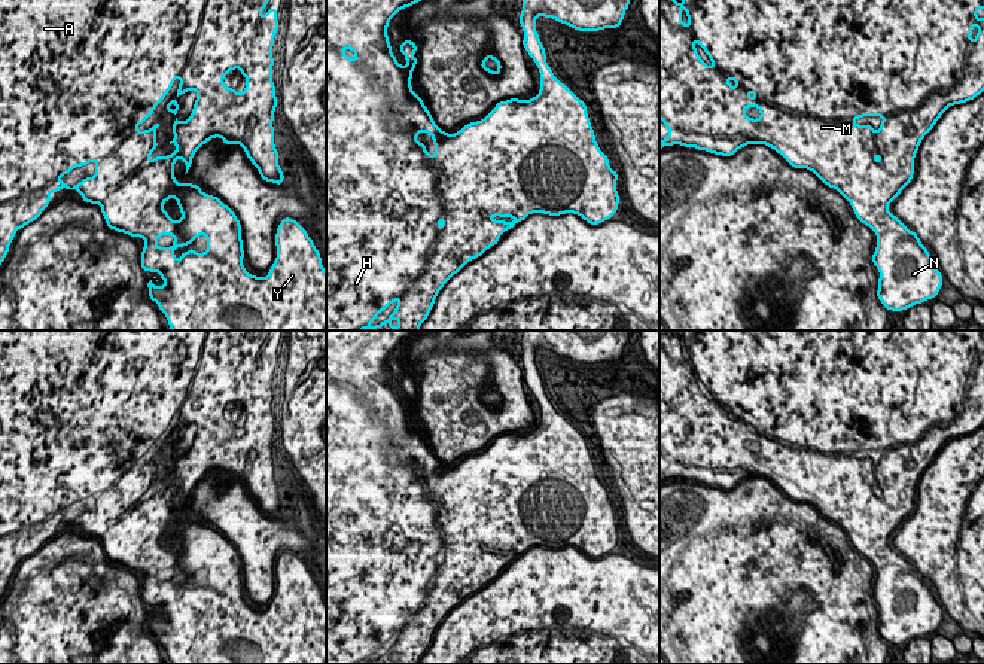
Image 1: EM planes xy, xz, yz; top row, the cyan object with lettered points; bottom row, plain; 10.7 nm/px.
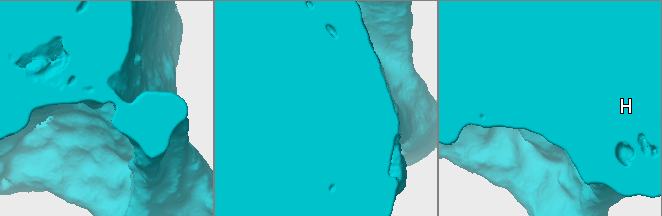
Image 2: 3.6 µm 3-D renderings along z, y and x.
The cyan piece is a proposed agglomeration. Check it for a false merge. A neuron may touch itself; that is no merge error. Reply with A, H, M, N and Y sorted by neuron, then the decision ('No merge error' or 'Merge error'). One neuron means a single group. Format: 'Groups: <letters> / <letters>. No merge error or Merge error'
Groups: A H M N Y. No merge error

